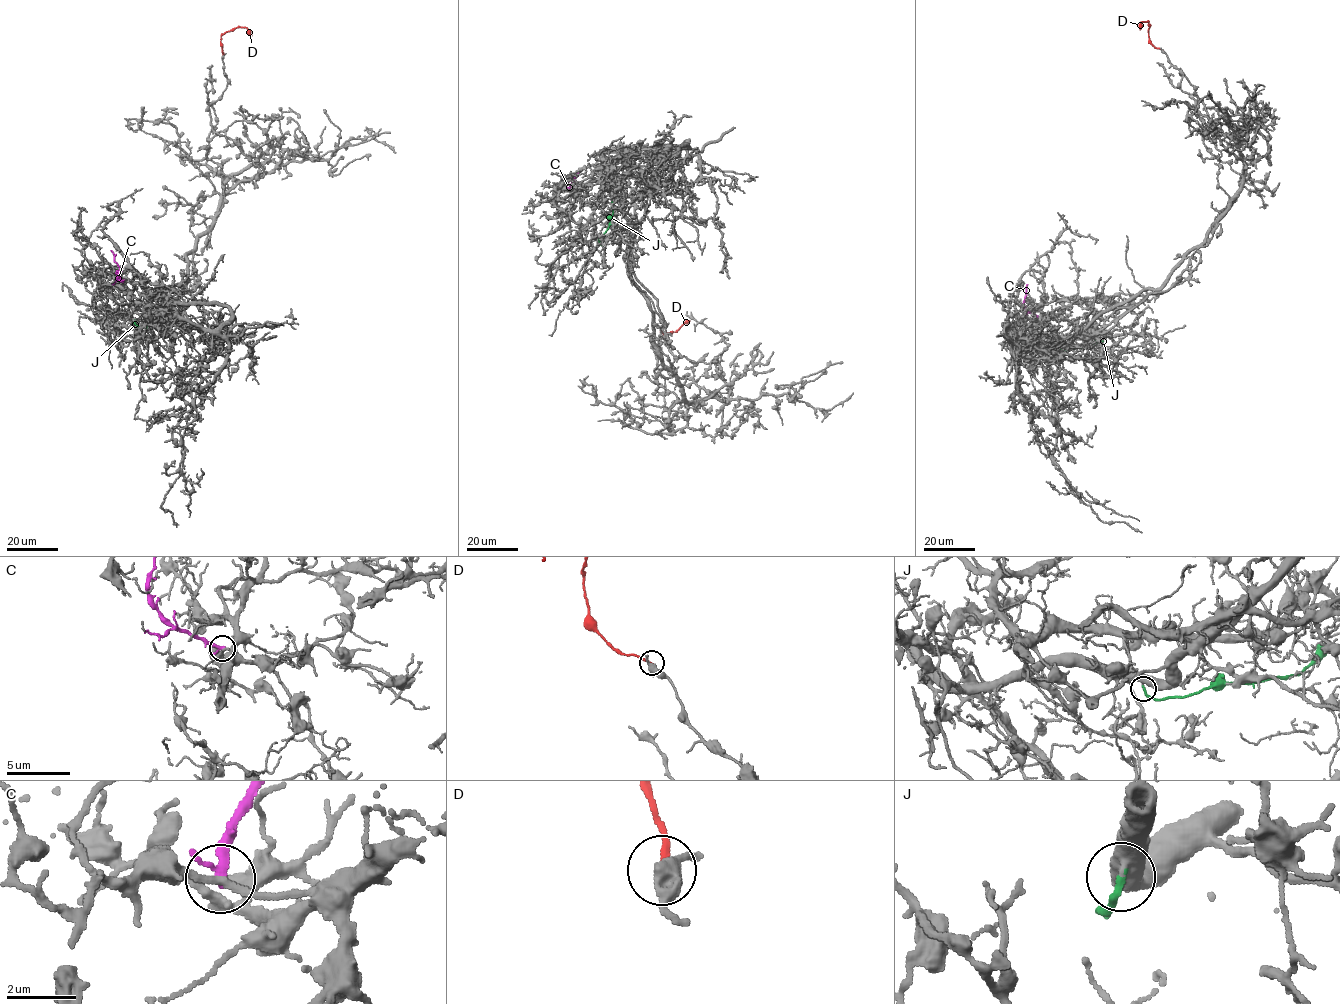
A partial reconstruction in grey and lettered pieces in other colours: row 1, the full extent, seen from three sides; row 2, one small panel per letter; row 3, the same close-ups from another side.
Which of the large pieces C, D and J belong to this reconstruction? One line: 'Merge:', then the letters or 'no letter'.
Merge: J

